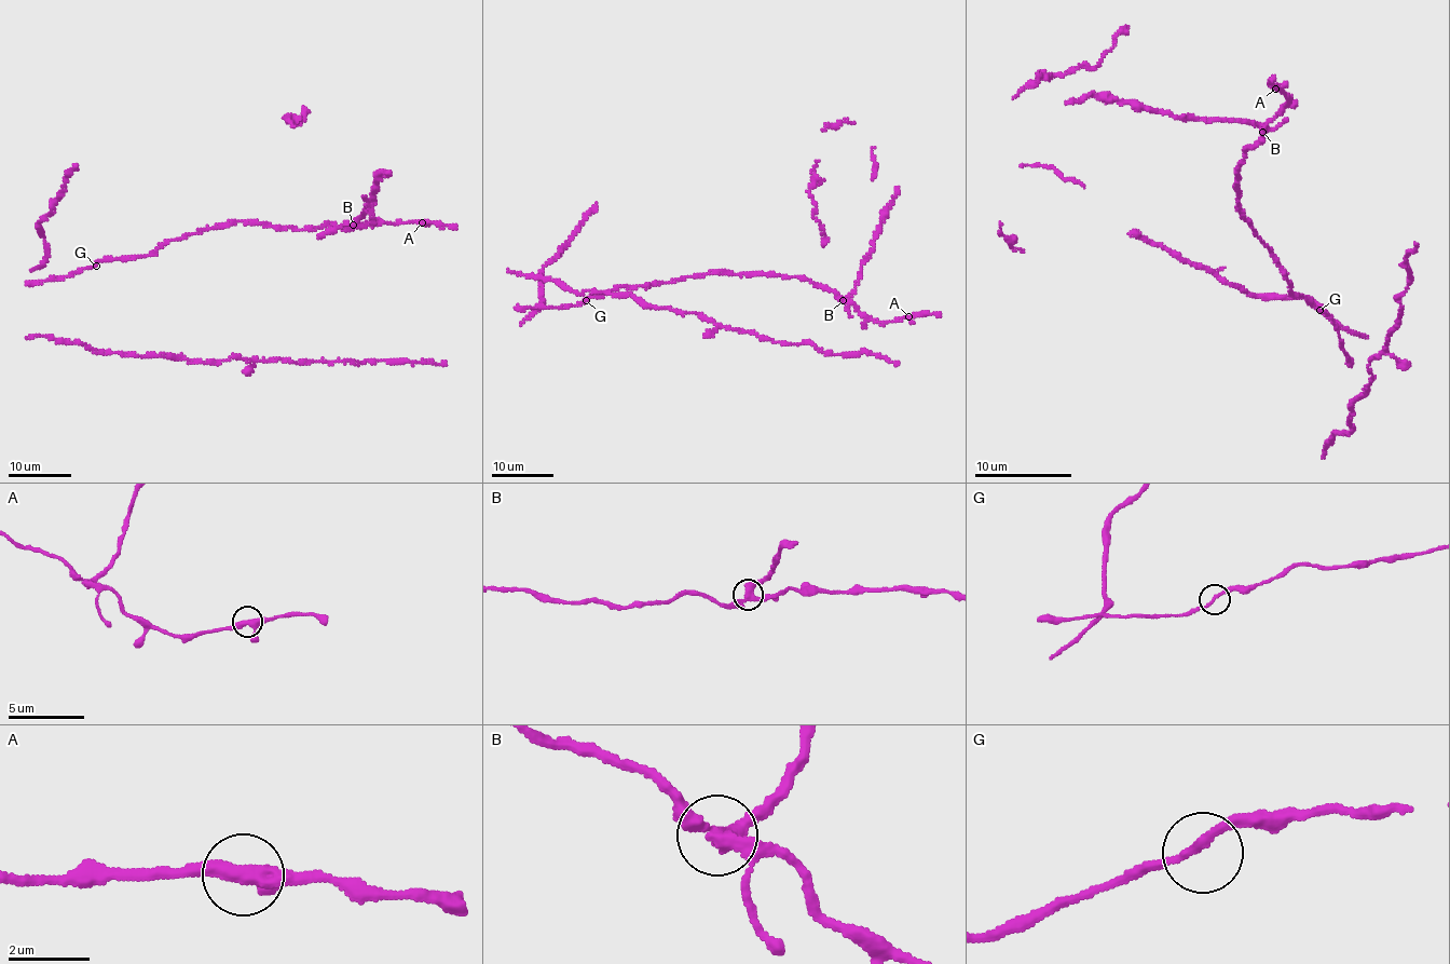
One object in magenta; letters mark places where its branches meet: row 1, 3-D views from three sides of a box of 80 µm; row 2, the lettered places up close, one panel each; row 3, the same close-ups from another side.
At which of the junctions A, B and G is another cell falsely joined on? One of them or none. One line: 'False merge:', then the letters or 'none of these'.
False merge: B

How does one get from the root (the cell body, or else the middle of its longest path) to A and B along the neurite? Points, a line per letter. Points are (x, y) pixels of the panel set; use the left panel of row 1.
A: (95, 263), (154, 255), (168, 241), (236, 221), (293, 229), (422, 222)
B: (95, 263), (154, 255), (168, 241), (236, 221), (258, 221), (293, 229), (332, 225), (346, 229), (354, 225)

